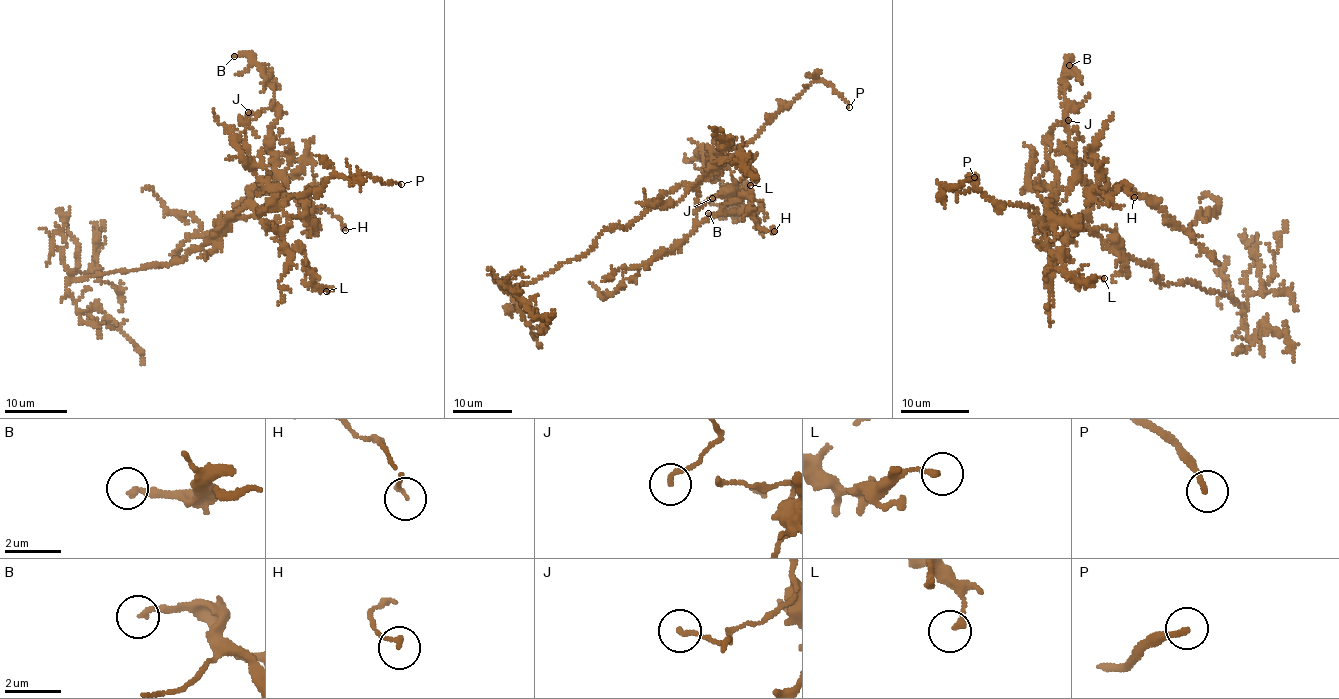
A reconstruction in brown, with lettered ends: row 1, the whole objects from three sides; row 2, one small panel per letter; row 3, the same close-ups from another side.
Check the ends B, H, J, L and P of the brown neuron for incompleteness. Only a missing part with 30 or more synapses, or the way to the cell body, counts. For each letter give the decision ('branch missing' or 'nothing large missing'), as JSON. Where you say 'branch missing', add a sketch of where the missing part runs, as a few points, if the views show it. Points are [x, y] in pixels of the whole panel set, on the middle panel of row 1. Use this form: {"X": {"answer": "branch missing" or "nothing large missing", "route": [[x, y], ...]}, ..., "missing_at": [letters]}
{"B": {"answer": "nothing large missing"}, "H": {"answer": "nothing large missing"}, "J": {"answer": "nothing large missing"}, "L": {"answer": "nothing large missing"}, "P": {"answer": "branch missing"}, "missing_at": ["P"]}

